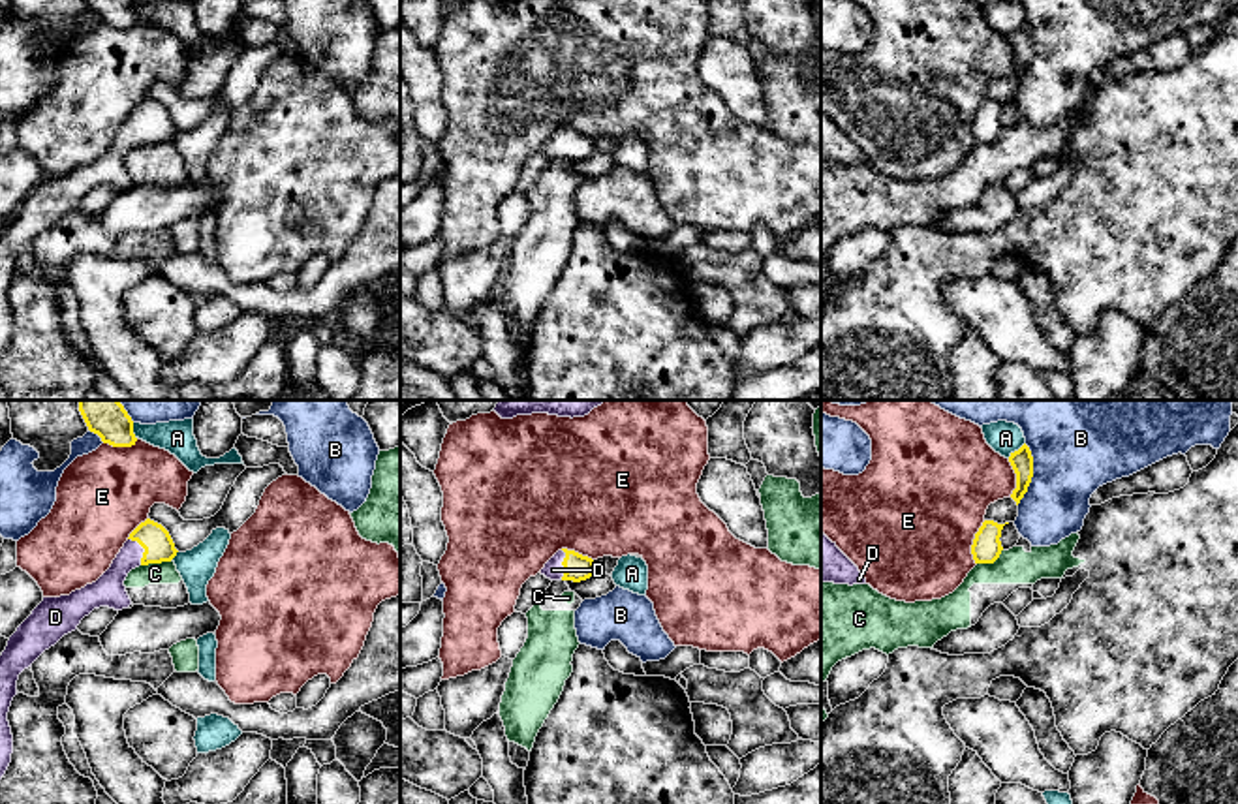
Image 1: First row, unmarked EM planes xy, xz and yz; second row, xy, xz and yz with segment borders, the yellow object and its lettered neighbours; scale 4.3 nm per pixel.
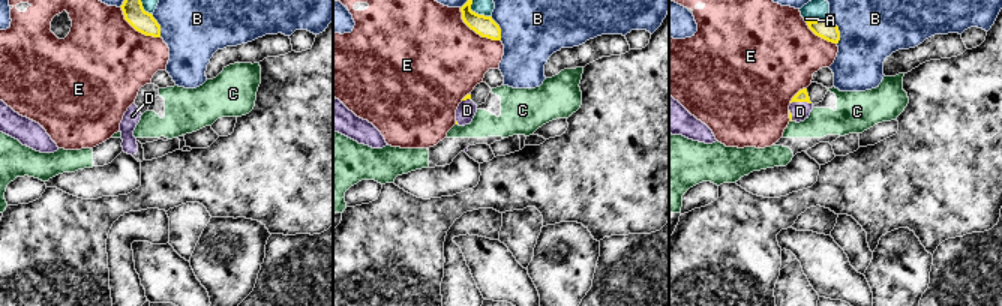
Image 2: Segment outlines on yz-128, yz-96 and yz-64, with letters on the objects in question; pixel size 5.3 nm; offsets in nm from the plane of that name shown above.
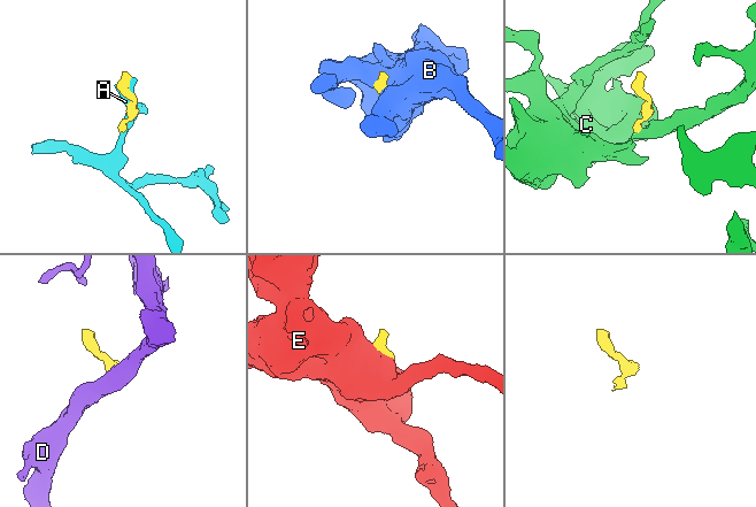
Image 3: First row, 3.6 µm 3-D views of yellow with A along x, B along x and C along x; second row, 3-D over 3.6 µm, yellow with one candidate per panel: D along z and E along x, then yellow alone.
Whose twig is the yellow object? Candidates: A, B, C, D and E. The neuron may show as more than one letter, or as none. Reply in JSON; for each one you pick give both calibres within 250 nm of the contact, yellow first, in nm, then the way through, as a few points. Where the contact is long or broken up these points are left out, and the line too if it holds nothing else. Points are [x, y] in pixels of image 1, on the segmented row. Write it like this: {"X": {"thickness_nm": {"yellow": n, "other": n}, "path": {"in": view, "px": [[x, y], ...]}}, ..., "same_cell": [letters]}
{"D": {"thickness_nm": {"yellow": 130, "other": 140}, "path": {"in": "xy", "px": [[156, 541], [143, 547], [113, 577], [109, 590]]}}, "same_cell": ["D"]}

